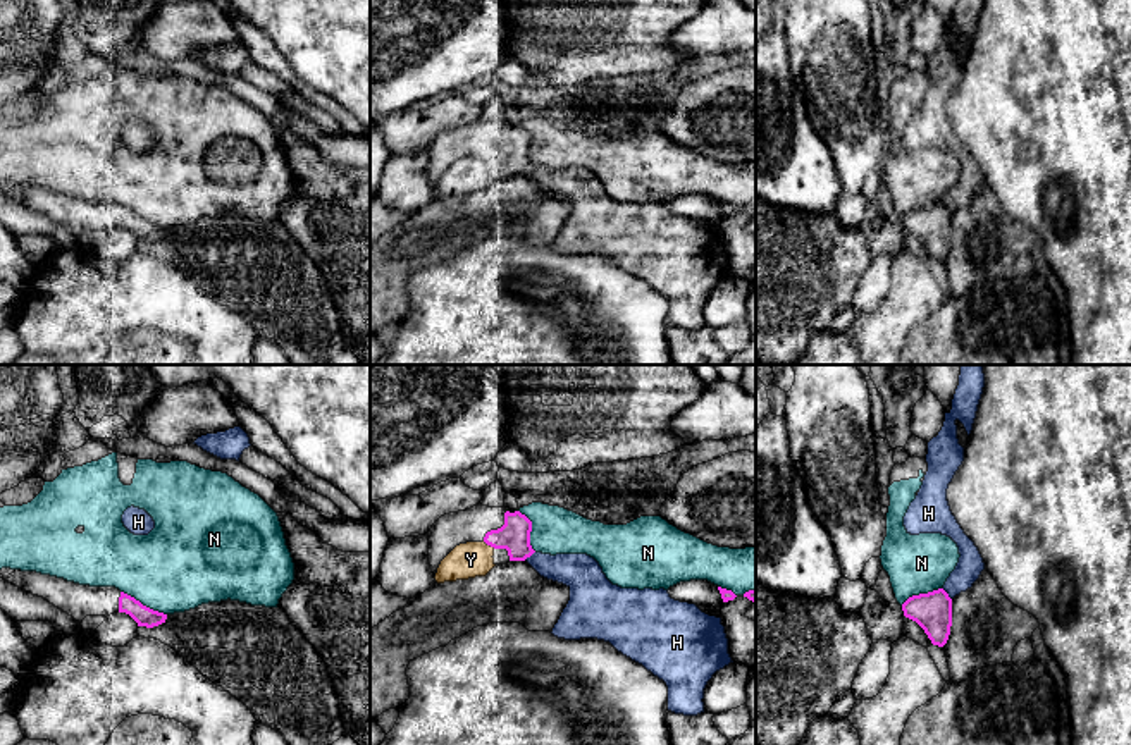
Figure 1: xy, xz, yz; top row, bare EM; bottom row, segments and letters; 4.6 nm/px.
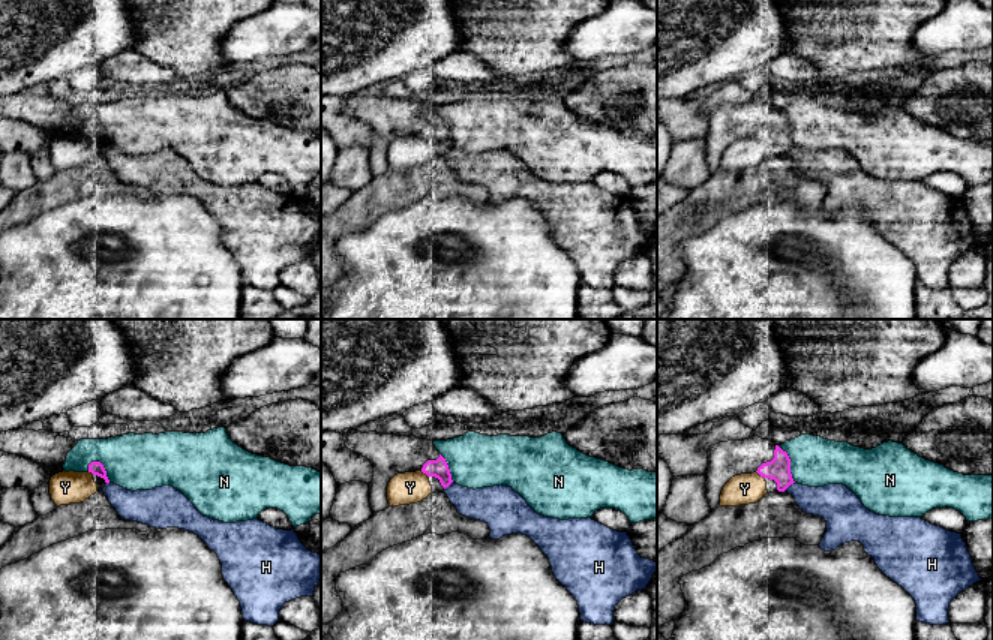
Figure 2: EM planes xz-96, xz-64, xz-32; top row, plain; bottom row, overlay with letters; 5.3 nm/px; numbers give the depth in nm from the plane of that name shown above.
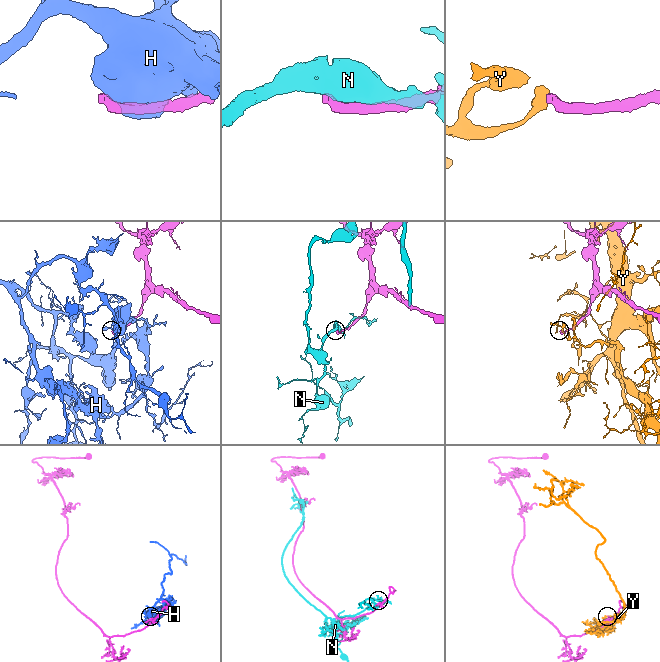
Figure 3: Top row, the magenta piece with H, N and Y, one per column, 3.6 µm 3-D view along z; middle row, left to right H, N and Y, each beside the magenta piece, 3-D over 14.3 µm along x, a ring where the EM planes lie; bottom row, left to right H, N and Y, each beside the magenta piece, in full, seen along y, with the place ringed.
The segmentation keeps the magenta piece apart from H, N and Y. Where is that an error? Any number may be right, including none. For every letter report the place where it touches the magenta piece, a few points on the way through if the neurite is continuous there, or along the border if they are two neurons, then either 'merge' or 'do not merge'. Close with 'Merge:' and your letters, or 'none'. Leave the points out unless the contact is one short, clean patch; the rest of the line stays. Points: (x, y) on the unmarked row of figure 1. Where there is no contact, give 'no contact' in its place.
H: xz (529, 171) | do not merge
N: xy (142, 219) | do not merge
Y: xz (489, 159) | do not merge
Merge: none

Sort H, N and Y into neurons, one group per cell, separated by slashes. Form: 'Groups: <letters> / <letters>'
Groups: H / N / Y

